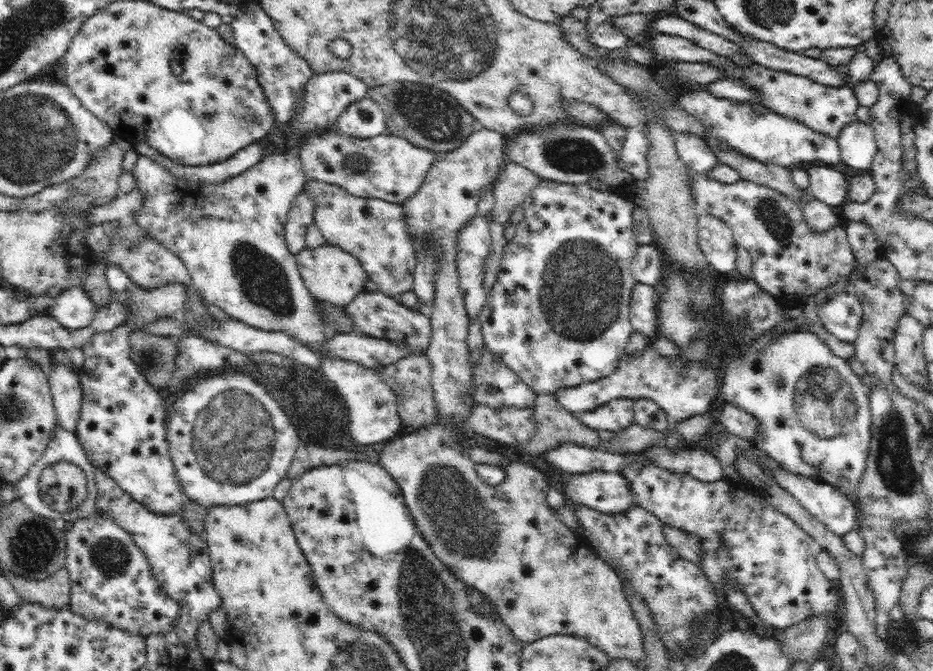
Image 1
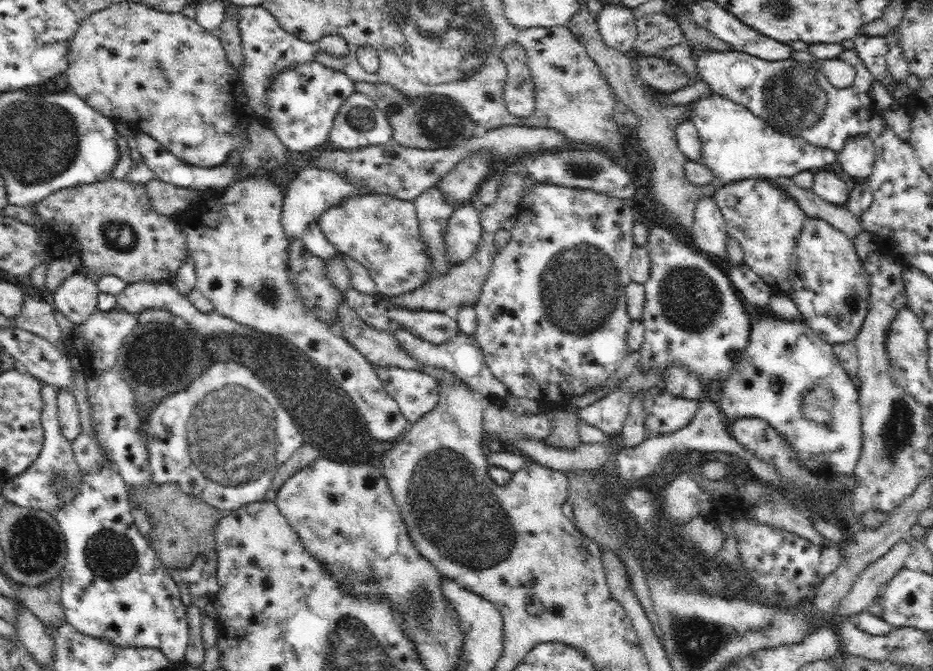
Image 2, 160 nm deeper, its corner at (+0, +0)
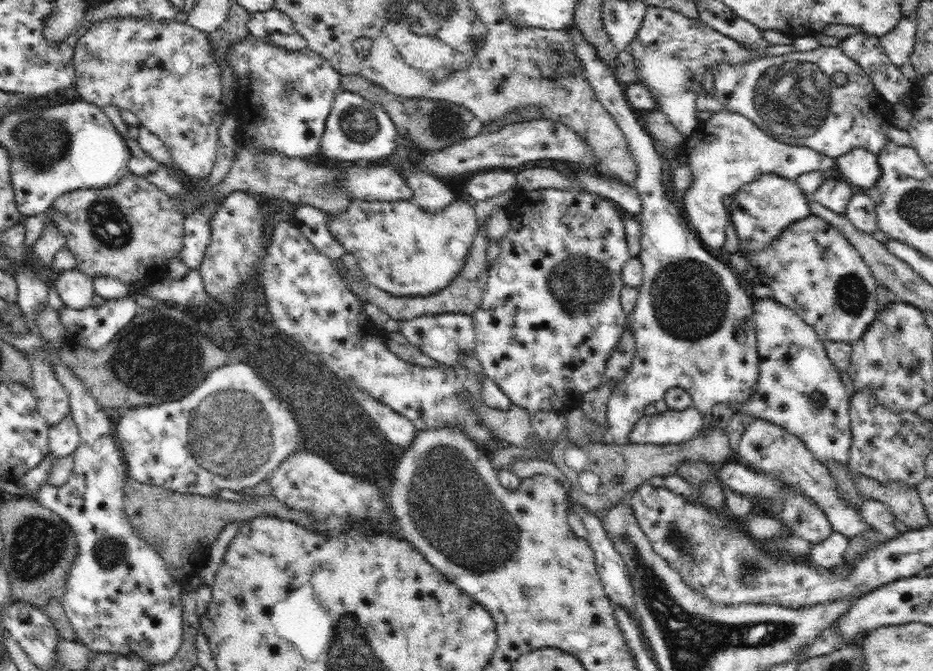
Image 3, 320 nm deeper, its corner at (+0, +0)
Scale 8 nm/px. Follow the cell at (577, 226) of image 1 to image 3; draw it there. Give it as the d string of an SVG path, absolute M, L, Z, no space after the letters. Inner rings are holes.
M540 188L529 191L528 194L520 193L516 201L510 201L504 207L509 215L511 228L499 241L500 254L489 266L489 278L480 308L476 308L471 315L475 324L475 352L483 367L483 373L490 376L490 379L500 387L500 390L513 404L525 408L532 416L540 411L550 410L567 414L571 410L580 408L584 394L602 386L604 378L606 378L606 362L610 360L620 338L628 330L627 316L621 305L621 290L625 285L621 272L623 264L630 256L625 235L625 214L616 206L613 201L588 191Z

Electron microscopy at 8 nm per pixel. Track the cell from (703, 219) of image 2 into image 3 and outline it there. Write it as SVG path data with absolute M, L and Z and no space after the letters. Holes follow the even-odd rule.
M723 108L685 139L681 149L682 162L689 166L692 182L683 194L682 211L686 212L689 226L694 227L704 246L722 248L726 240L725 230L730 220L722 200L733 196L746 183L760 175L770 173L792 179L807 172L828 170L835 159L824 156L802 144L790 145L768 136L750 119L738 112Z

